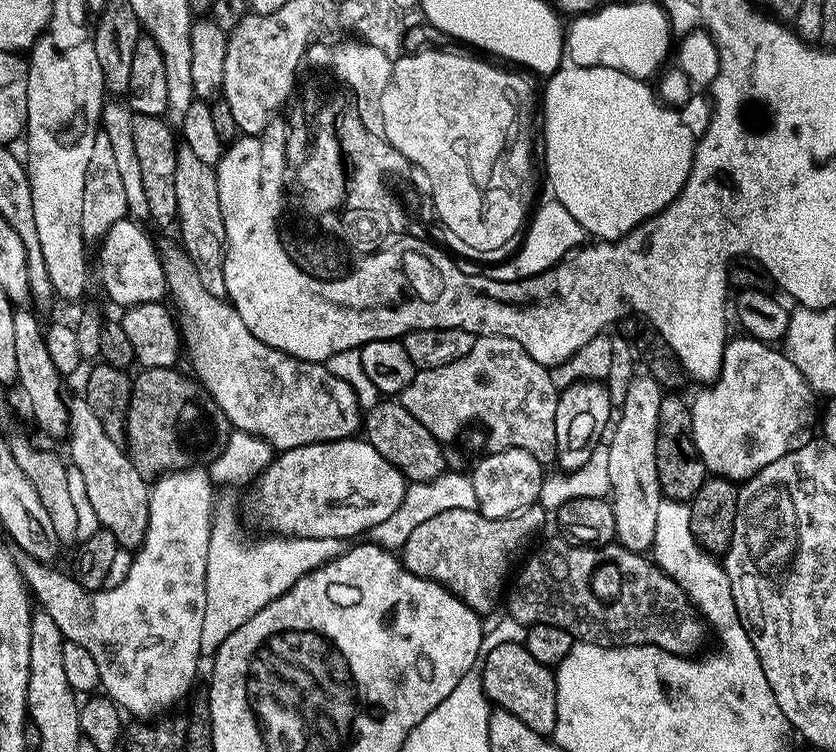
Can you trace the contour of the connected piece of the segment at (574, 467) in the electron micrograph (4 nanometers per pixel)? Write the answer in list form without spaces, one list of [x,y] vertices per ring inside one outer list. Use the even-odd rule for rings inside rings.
[[[583,380],[563,389],[556,397],[556,413],[554,414],[555,463],[561,464],[559,467],[565,473],[576,472],[580,466],[586,464],[596,444],[605,439],[613,416],[614,407],[611,396],[603,383]]]

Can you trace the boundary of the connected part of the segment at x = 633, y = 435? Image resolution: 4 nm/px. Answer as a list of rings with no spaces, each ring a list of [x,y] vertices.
[[[636,374],[626,390],[623,404],[618,408],[618,419],[607,441],[615,543],[641,554],[647,553],[654,542],[654,526],[658,526],[658,506],[662,499],[656,465],[656,431],[661,395],[660,384],[653,376]]]

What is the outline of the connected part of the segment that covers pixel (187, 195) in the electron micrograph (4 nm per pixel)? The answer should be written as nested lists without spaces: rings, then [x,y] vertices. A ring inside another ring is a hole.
[[[181,143],[176,149],[176,169],[174,170],[174,194],[178,194],[178,229],[180,240],[202,286],[215,296],[227,297],[226,274],[224,273],[224,249],[227,245],[226,226],[222,218],[222,206],[218,202],[218,178],[215,167],[201,162],[190,150],[190,146]]]

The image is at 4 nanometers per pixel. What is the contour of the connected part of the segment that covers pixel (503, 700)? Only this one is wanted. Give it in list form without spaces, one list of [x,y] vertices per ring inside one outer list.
[[[494,646],[482,660],[484,692],[497,708],[504,708],[514,718],[526,722],[530,730],[551,734],[556,728],[556,674],[549,665],[538,662],[523,646]]]

